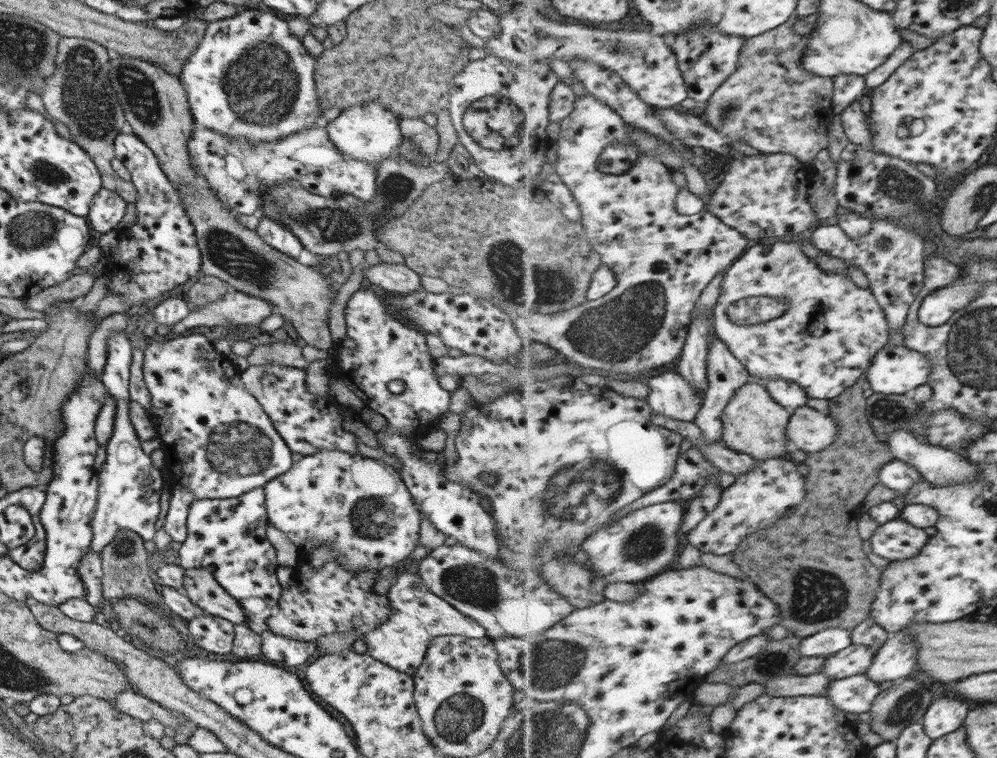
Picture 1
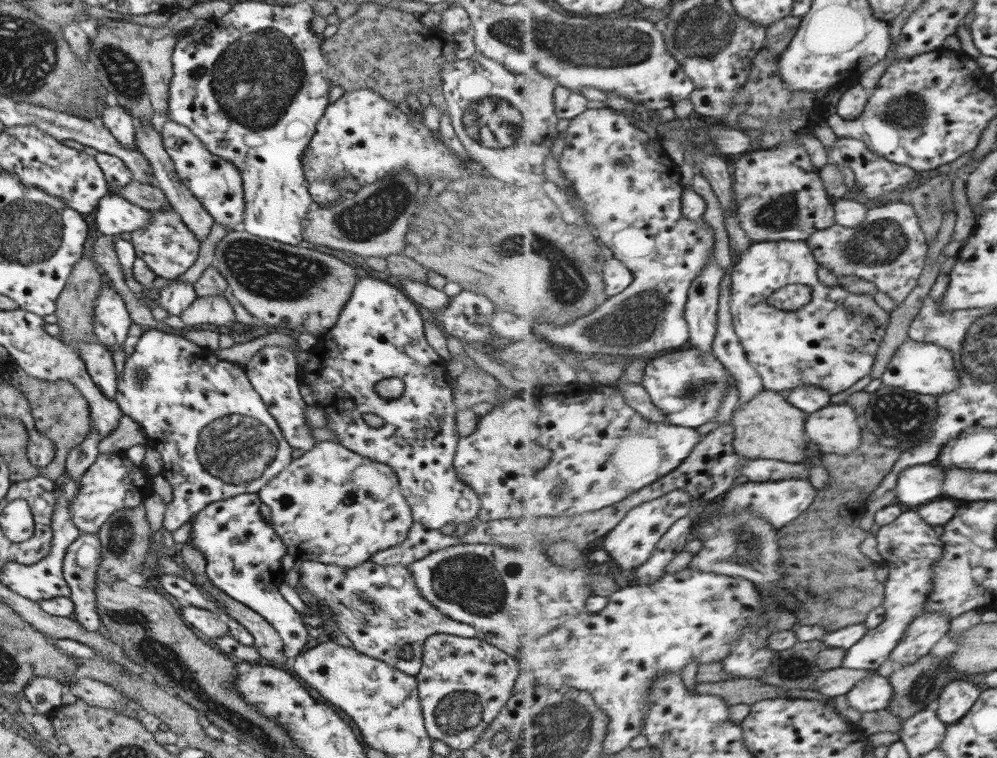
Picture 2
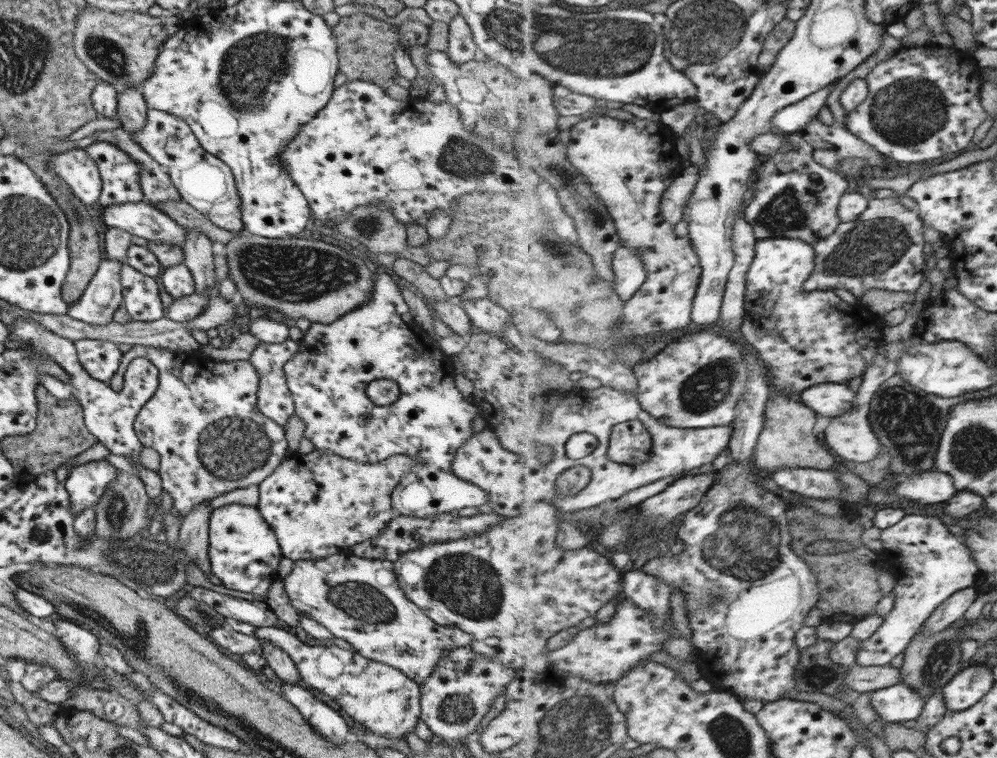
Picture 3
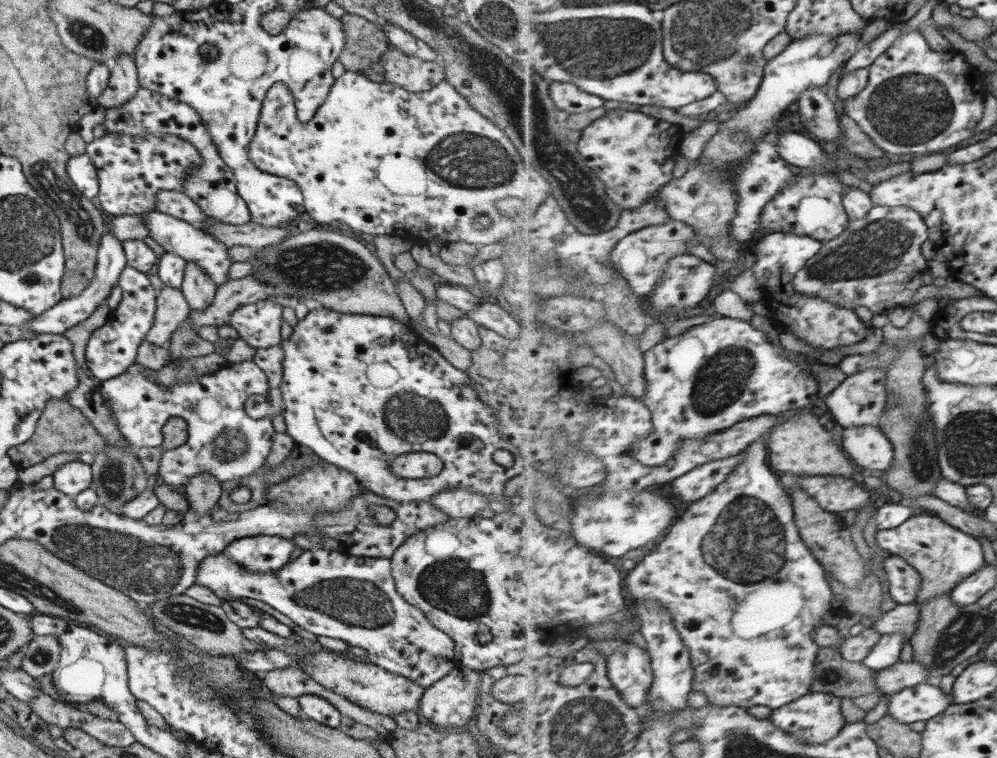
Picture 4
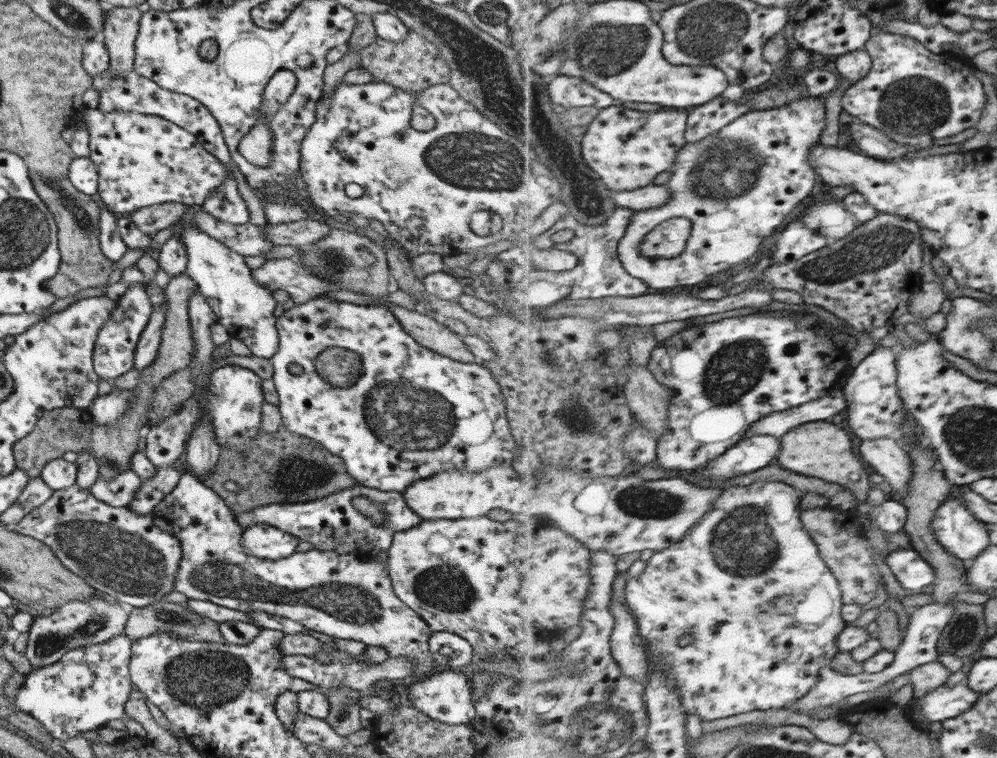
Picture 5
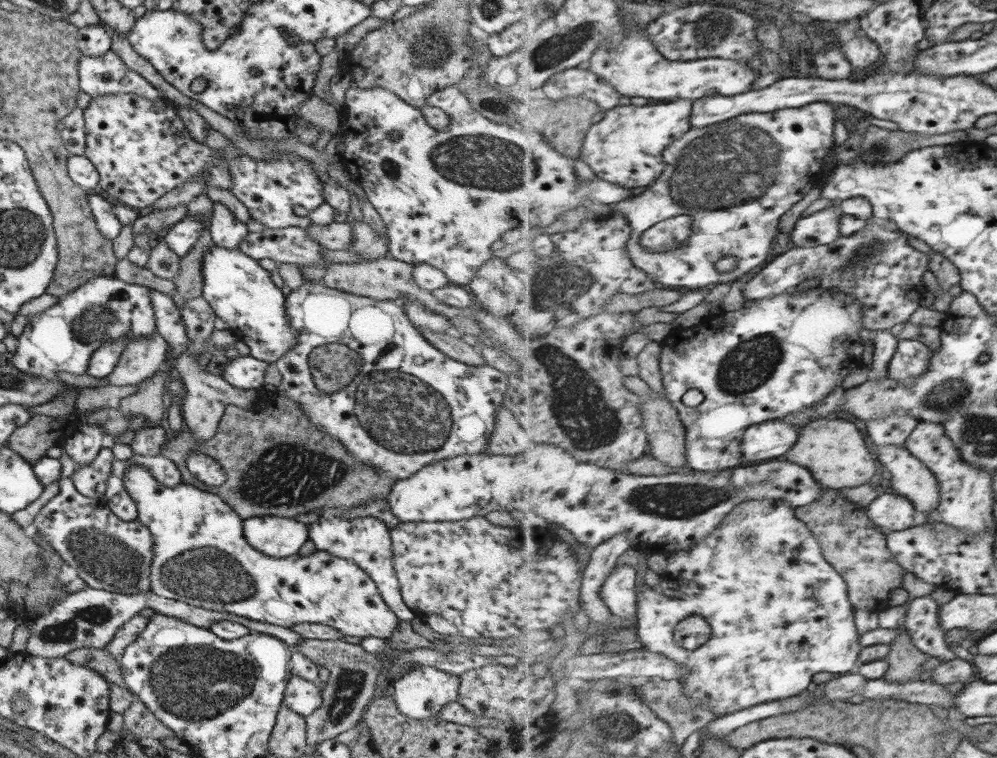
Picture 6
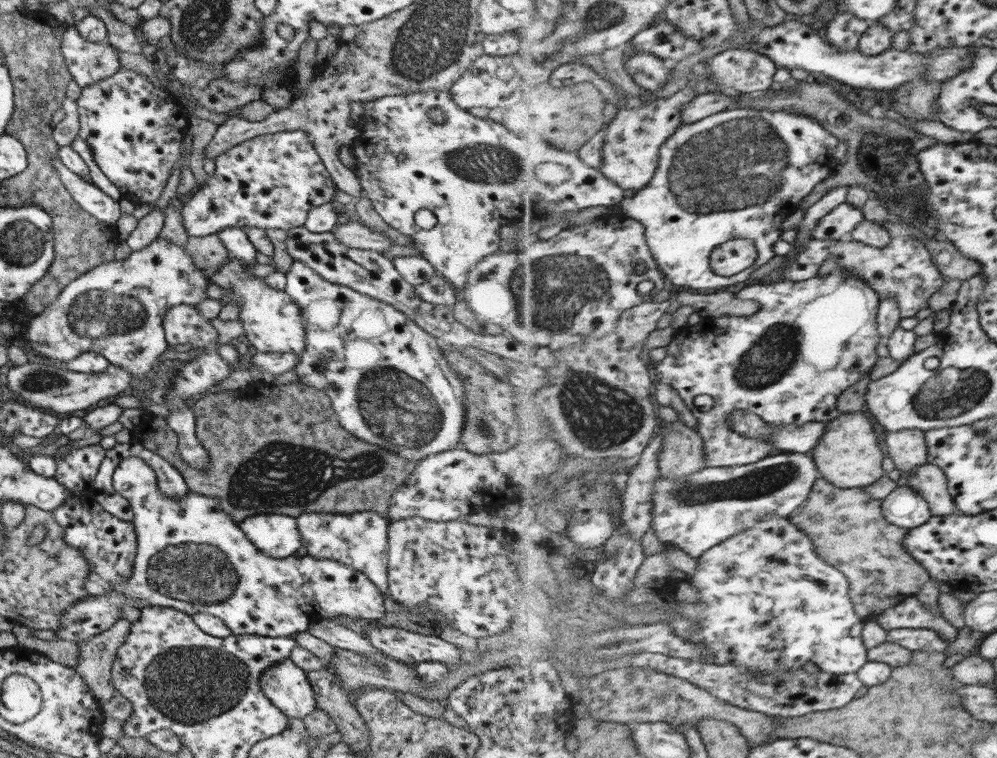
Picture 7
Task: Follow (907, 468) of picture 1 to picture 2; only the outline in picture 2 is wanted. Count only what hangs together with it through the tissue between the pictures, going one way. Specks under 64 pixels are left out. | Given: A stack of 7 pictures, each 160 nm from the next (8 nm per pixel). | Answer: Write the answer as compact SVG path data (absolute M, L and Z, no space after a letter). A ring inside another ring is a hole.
M925 463L900 472L896 496L906 505L921 506L945 498L943 483L946 474L937 464Z

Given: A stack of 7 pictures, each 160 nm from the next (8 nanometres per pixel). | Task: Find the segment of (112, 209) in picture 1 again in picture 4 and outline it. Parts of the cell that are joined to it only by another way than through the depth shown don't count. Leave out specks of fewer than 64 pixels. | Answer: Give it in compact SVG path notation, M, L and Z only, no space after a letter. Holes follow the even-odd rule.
M156 209L142 212L143 225L148 230L149 238L153 238L164 251L174 253L186 261L193 261L209 278L212 278L216 288L227 281L226 272L232 263L228 258L228 249L217 242L209 233L201 228L195 228L184 220L162 213Z

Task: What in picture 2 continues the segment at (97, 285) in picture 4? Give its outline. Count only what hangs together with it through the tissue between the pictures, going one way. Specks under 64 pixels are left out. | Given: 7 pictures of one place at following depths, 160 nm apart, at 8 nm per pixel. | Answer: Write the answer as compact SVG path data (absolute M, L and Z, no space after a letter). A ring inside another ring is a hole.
M111 282L105 284L105 287L100 287L94 306L94 322L92 322L95 342L111 353L115 344L122 344L125 340L130 322L121 295Z

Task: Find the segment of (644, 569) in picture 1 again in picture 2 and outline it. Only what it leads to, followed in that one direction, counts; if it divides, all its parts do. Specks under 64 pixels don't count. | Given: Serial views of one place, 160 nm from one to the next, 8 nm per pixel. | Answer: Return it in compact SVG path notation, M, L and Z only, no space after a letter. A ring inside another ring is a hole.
M677 490L633 509L613 532L609 532L607 535L609 540L605 538L602 548L617 566L625 570L632 572L643 566L654 555L662 536L666 535L679 520L687 517L687 512L691 508L691 499L686 490Z

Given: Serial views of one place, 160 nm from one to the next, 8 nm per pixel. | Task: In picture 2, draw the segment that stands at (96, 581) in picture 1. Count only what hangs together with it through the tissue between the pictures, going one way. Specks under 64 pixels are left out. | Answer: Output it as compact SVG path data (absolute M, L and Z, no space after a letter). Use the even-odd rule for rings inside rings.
M80 532L79 536L66 548L63 562L62 575L70 590L68 596L74 604L72 618L75 619L86 631L100 630L98 608L96 607L95 591L96 574L100 563L100 540L95 534Z

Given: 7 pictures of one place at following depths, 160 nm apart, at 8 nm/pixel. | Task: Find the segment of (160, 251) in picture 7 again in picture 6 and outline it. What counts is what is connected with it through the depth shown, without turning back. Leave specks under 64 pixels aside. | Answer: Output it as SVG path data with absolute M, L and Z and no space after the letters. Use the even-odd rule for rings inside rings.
M113 275L90 278L85 284L58 297L57 303L50 308L28 318L22 332L16 337L17 348L11 354L11 366L17 371L41 378L56 378L58 372L79 376L85 374L89 357L99 345L123 340L123 346L126 346L129 341L146 337L156 330L149 298L152 290L141 285L124 283Z

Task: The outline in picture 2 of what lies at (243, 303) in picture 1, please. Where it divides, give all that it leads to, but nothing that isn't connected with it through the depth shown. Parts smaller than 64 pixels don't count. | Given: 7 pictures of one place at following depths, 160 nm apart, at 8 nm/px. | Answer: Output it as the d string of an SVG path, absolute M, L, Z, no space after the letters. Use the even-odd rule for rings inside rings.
M223 295L197 296L178 316L186 326L215 324L231 326L235 321L233 310Z

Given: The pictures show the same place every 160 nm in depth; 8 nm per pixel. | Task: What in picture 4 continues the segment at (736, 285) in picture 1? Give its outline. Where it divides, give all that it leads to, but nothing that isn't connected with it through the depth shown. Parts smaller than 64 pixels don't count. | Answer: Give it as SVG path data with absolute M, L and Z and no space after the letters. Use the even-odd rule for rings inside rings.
M793 232L764 234L755 244L756 261L751 269L761 289L762 298L769 305L771 312L769 320L776 324L777 332L791 332L791 336L799 336L815 348L831 350L831 348L851 346L851 344L865 340L873 326L871 323L865 324L855 314L853 308L840 307L821 297L789 290L789 284L794 282L796 274L818 254L822 243L820 240L815 240L814 237L801 236Z

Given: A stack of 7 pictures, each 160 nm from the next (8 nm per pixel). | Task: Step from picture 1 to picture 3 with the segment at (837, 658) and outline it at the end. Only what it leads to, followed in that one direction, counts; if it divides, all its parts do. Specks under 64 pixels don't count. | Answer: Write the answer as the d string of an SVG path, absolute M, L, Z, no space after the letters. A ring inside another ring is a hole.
M905 516L895 526L883 530L880 540L886 552L894 553L899 558L897 566L903 568L903 572L895 579L890 592L895 599L894 609L885 616L882 627L859 647L857 664L860 666L890 665L897 654L904 654L939 606L955 591L975 586L981 576L968 545L961 537L951 534L947 526L935 516Z

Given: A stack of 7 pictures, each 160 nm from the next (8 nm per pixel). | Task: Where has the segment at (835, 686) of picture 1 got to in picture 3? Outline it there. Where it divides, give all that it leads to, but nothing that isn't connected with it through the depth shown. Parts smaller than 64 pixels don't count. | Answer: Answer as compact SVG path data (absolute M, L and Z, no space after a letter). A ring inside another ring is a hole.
M903 682L870 693L875 710L890 723L916 720L928 700L927 696Z

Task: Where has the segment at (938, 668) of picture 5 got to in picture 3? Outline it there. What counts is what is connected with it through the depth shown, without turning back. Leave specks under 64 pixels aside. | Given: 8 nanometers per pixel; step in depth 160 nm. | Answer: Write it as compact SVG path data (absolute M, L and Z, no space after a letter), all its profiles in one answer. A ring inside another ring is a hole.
M860 666L849 667L846 674L848 687L859 693L878 691L902 682L901 668L893 666Z

